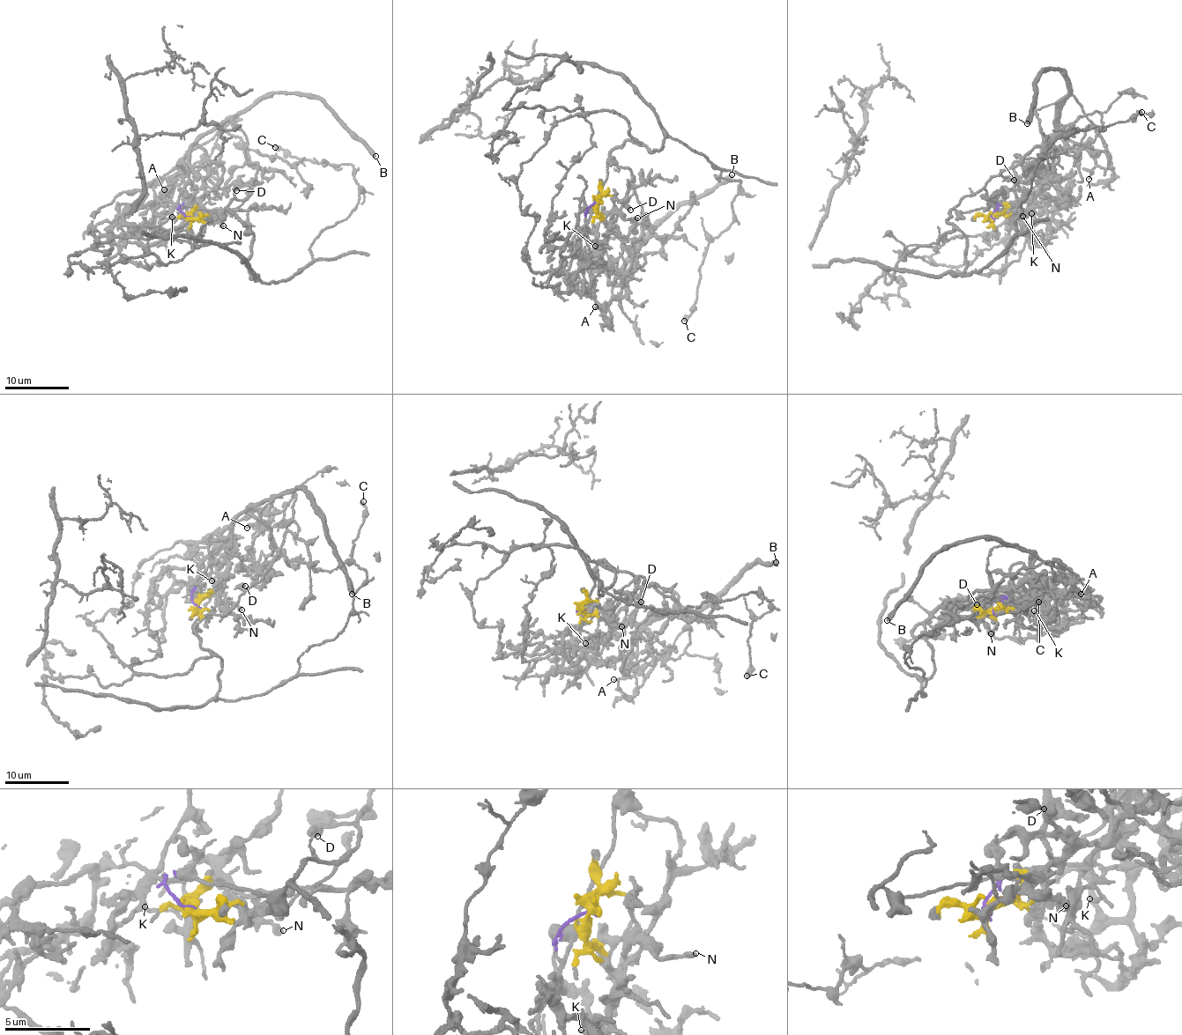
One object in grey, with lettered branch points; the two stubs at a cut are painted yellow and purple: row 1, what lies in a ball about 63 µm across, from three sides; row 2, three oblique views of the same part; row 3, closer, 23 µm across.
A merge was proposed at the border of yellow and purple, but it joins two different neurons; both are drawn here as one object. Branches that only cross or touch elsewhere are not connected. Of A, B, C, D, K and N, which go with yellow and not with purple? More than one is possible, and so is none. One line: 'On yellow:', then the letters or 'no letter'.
On yellow: A, B, K, N

